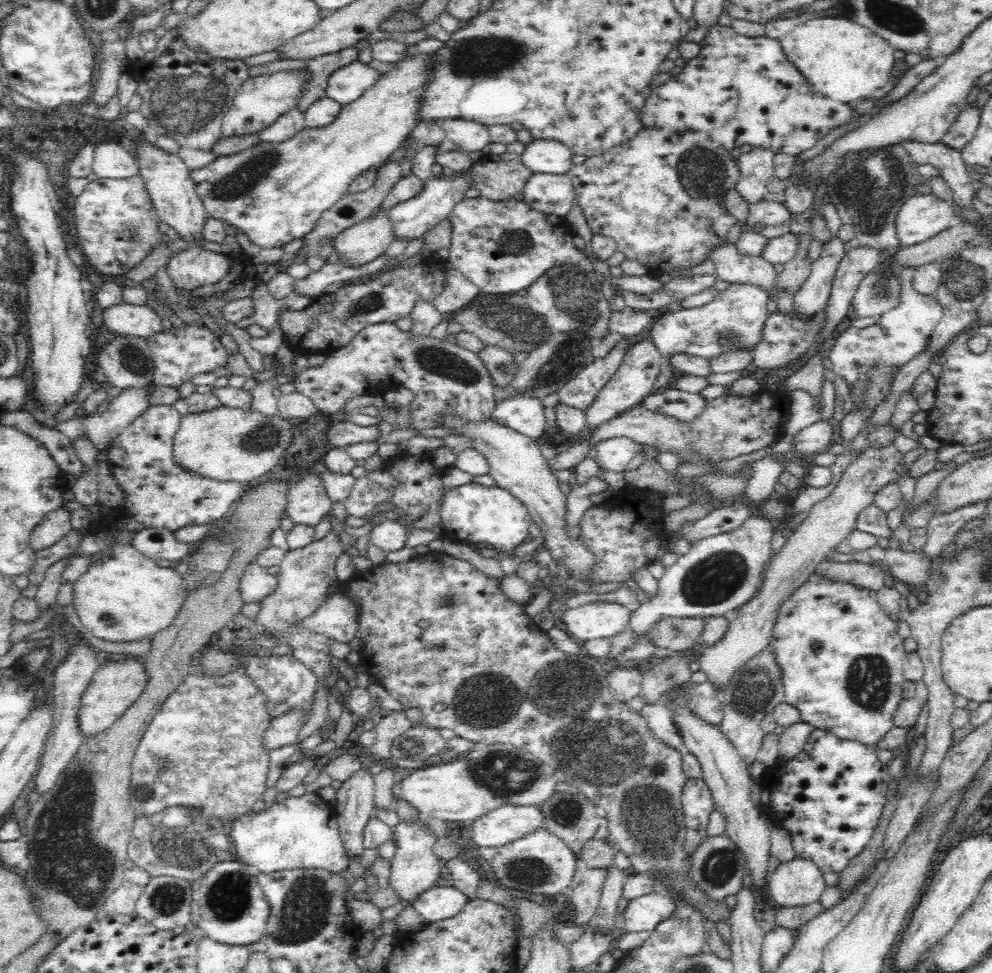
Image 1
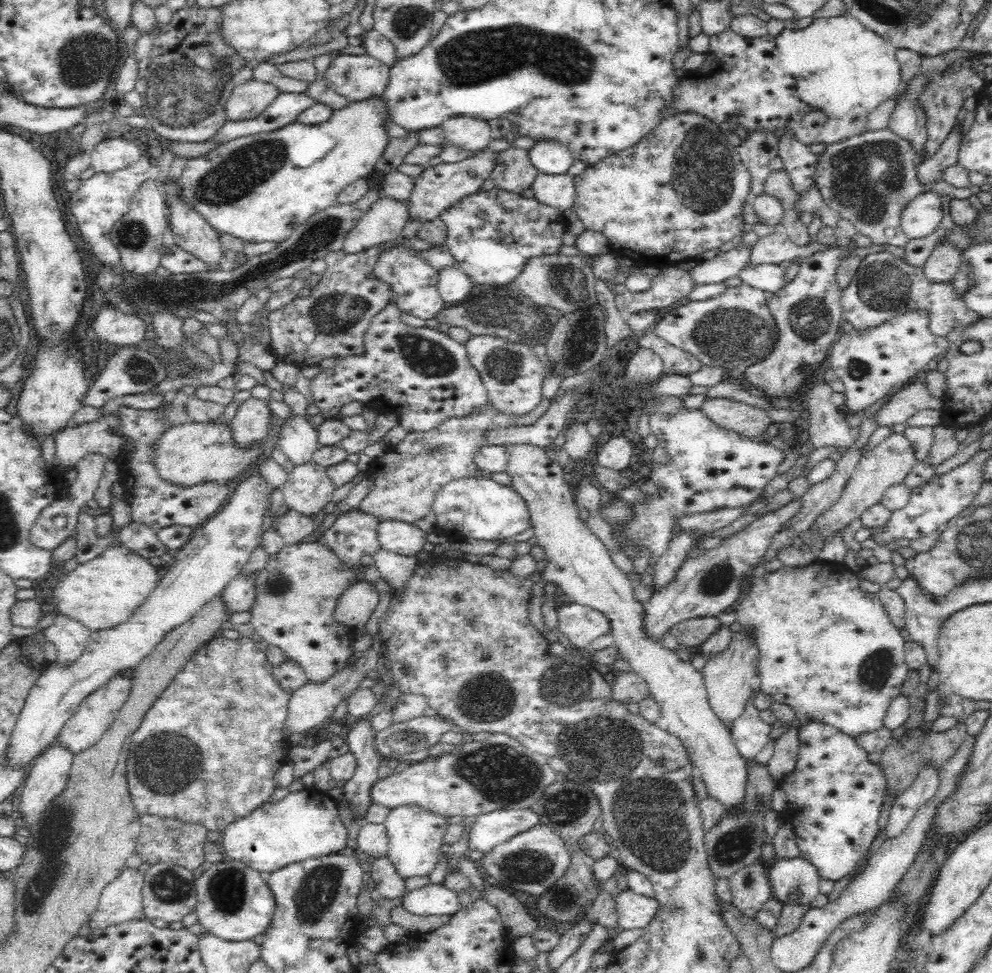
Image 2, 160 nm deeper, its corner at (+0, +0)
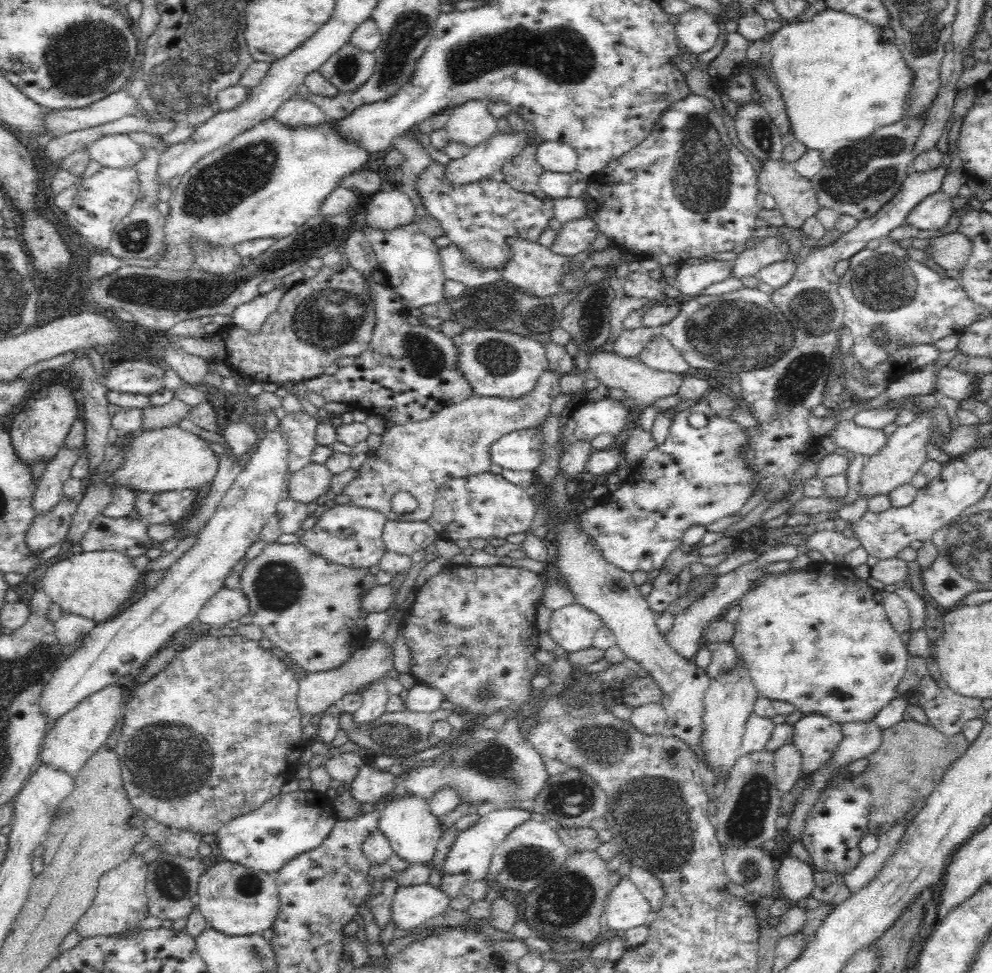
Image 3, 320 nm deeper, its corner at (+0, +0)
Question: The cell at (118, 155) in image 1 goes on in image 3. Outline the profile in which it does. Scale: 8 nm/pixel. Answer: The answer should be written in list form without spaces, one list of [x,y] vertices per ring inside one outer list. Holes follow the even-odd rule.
[[[127,134],[103,136],[88,149],[90,159],[102,167],[134,167],[143,158],[141,146]]]

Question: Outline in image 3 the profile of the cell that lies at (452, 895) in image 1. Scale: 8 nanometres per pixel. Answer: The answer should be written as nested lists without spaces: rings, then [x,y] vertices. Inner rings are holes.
[[[430,883],[398,886],[391,904],[391,921],[395,929],[410,932],[421,929],[430,918],[448,908],[450,897]]]

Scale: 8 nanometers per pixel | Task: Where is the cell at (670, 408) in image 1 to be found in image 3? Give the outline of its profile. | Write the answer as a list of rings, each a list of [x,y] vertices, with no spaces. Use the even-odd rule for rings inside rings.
[[[703,395],[696,399],[696,404],[677,412],[668,426],[669,434],[662,445],[648,450],[638,466],[630,467],[629,474],[618,488],[603,495],[594,506],[578,515],[576,521],[580,529],[590,537],[590,541],[598,548],[598,553],[611,565],[626,572],[650,572],[660,569],[668,554],[682,544],[683,534],[690,526],[706,526],[720,518],[738,512],[742,505],[756,490],[756,473],[746,467],[744,459],[738,452],[747,448],[749,436],[744,433],[742,425],[730,419],[718,416]],[[693,412],[701,412],[707,416],[707,424],[692,427],[688,416]]]

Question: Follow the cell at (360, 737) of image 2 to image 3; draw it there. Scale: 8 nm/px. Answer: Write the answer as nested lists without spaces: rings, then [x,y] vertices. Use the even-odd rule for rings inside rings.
[[[373,681],[361,688],[362,705],[353,714],[356,725],[366,725],[387,712],[386,706],[391,697],[388,692],[383,681]]]

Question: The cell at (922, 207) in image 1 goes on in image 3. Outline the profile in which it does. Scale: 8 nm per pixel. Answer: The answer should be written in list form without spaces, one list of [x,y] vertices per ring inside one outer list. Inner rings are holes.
[[[939,191],[924,198],[905,222],[919,230],[939,230],[946,226],[953,210],[951,197]]]

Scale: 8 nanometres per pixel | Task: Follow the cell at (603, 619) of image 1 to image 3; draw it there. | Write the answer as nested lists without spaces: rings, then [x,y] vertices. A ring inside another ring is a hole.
[[[572,603],[552,611],[547,632],[566,654],[589,648],[603,620],[580,603]]]

